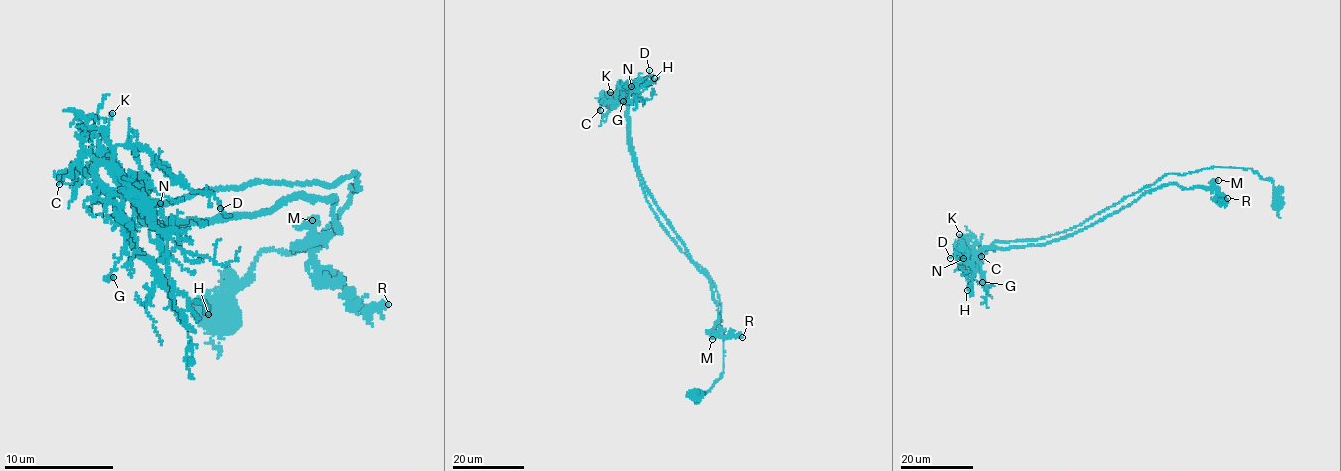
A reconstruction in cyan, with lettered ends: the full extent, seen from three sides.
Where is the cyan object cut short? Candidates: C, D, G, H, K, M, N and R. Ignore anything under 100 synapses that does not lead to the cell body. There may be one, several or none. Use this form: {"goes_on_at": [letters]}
{"goes_on_at": []}

